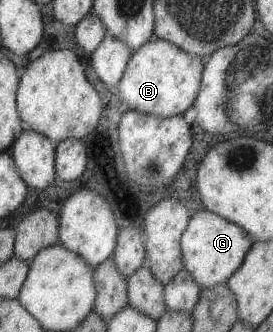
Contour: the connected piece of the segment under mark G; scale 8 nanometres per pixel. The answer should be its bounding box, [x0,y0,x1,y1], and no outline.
[180,208,253,289]

